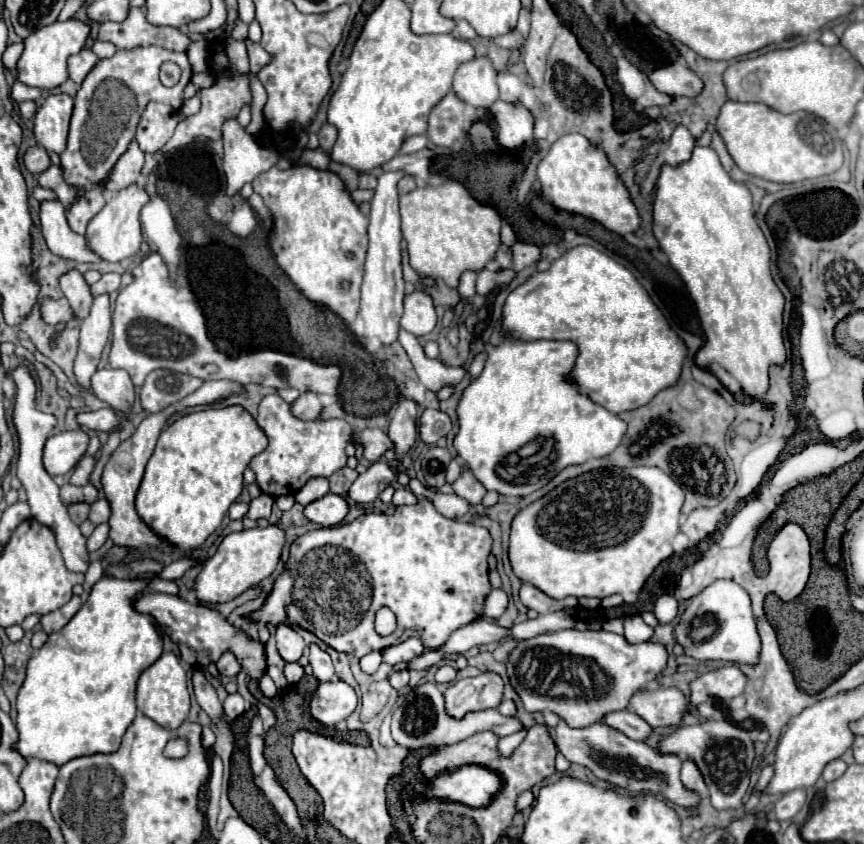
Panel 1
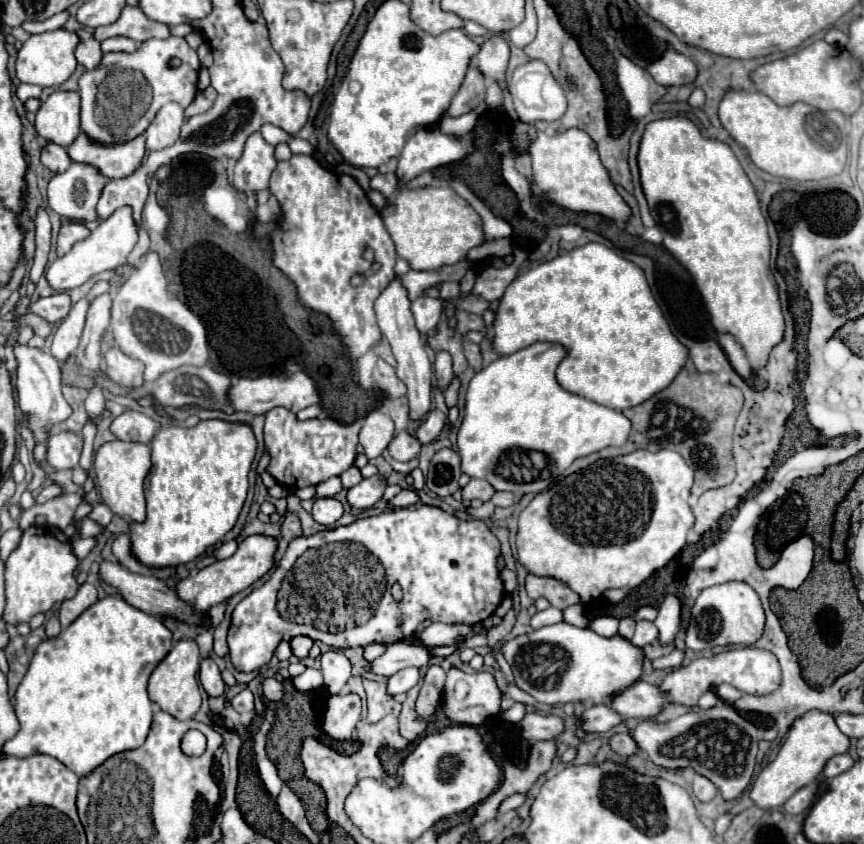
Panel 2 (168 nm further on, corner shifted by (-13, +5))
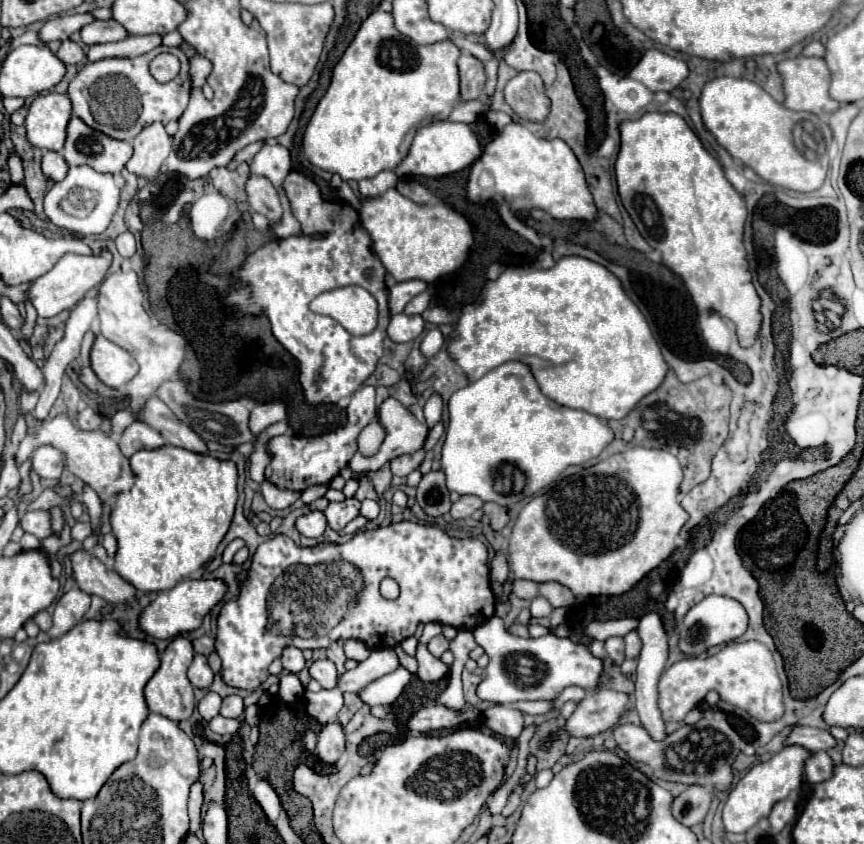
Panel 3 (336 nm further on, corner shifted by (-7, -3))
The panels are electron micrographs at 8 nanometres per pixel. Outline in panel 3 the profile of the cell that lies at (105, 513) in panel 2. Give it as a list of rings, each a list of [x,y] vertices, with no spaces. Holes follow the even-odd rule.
[[[77,521],[73,527],[71,527],[71,537],[77,539],[77,541],[83,541],[89,533],[91,533],[91,525],[89,523],[83,523],[83,521]]]

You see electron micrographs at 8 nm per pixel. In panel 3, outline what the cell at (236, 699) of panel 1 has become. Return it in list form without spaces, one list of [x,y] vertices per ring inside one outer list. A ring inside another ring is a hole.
[[[239,695],[225,697],[223,705],[221,705],[221,715],[223,717],[239,717],[239,715],[243,715],[243,699]]]

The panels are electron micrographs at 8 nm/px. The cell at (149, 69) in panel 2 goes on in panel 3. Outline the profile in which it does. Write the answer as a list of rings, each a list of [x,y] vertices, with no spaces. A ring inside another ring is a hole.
[[[165,45],[135,59],[113,57],[87,63],[69,83],[69,99],[73,103],[73,115],[77,115],[91,129],[121,141],[133,141],[141,133],[141,129],[145,125],[151,125],[153,121],[161,121],[163,125],[167,125],[169,121],[179,119],[189,103],[189,93],[191,93],[189,59],[179,47],[165,47]],[[159,53],[173,53],[181,61],[179,75],[165,85],[157,83],[149,73],[149,61]]]

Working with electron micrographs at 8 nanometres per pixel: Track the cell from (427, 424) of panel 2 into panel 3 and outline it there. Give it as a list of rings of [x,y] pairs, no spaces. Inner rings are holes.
[[[387,399],[379,407],[379,421],[385,427],[385,441],[383,441],[381,449],[377,451],[377,455],[373,455],[373,457],[363,457],[361,453],[353,455],[353,459],[349,461],[349,467],[355,473],[375,471],[383,463],[391,461],[393,457],[419,451],[429,435],[429,427],[425,423],[419,423],[395,399]]]

